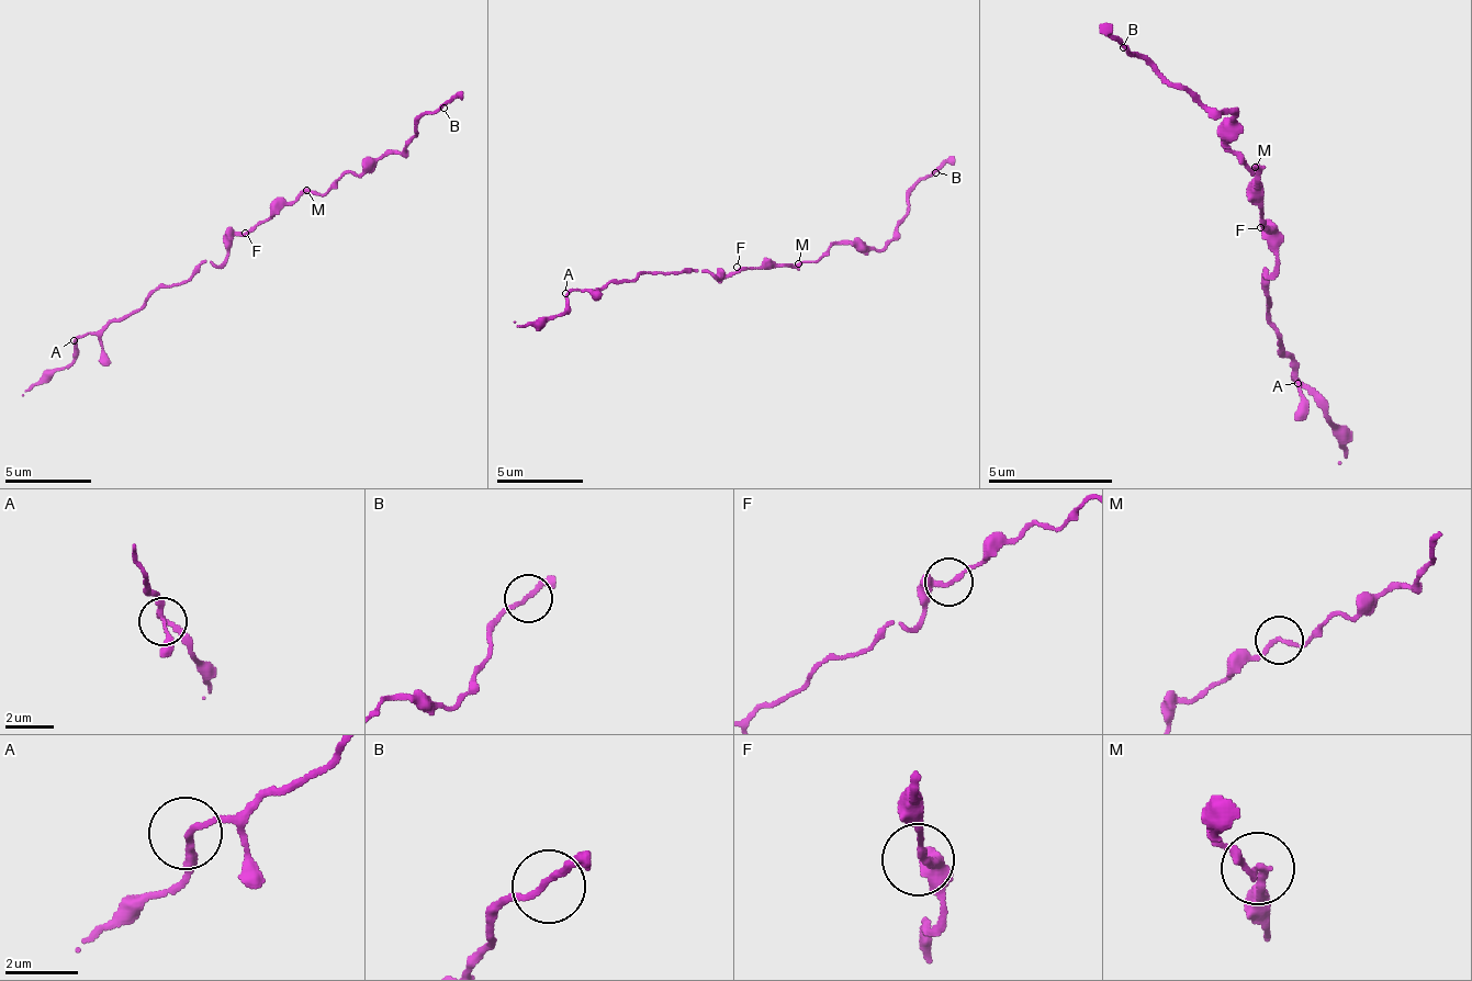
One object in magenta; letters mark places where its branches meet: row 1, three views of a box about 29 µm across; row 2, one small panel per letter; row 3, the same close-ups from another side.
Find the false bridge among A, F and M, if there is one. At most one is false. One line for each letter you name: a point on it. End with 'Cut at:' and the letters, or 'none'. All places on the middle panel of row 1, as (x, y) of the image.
Cut at: none

